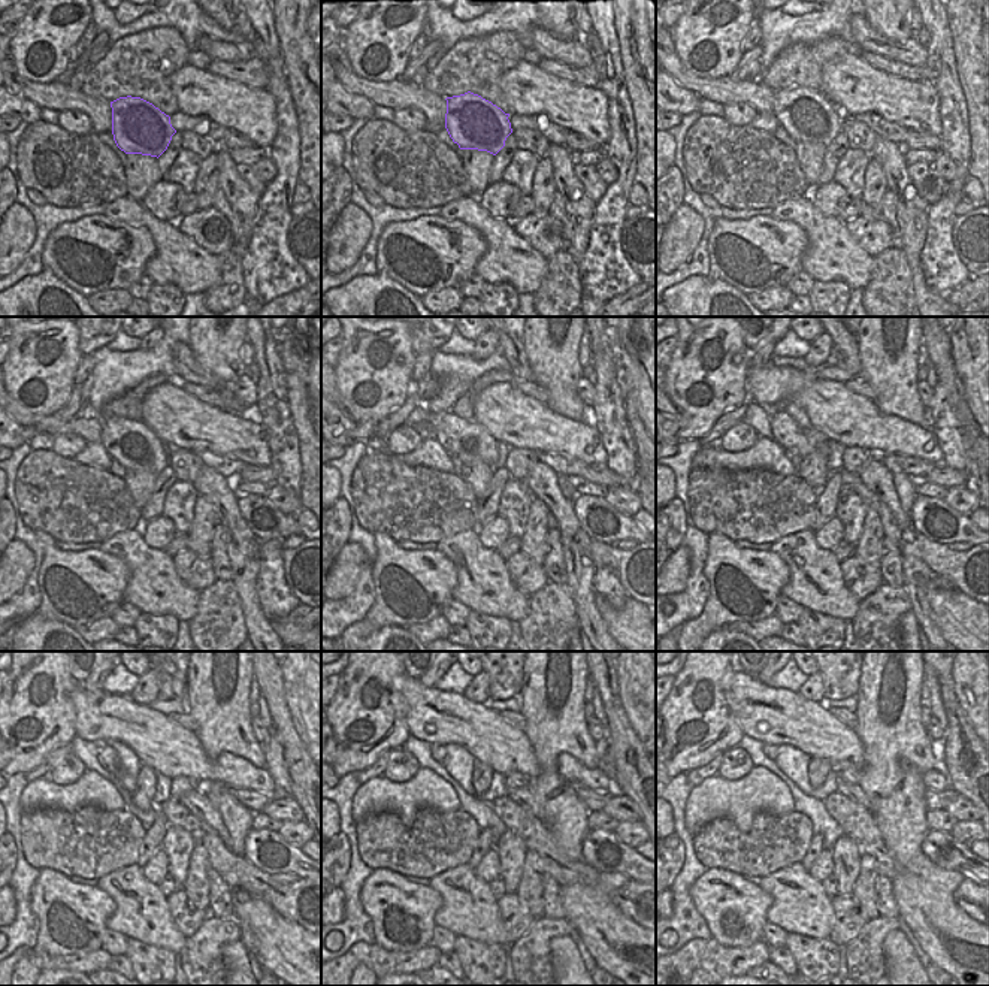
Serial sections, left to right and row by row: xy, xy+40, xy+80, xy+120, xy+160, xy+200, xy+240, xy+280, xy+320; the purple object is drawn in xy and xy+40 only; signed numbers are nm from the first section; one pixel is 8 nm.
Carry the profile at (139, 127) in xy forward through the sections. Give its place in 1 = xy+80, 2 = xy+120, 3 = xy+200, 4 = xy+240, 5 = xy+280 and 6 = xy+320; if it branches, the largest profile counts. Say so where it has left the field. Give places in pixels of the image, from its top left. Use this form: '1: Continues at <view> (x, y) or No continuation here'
1: Continues at xy+80 (805, 114)
2: Continues at xy+120 (130, 442)
3: Continues at xy+200 (788, 433)
4: Continues at xy+240 (108, 758)
5: Continues at xy+280 (438, 752)
6: Continues at xy+320 (770, 752)

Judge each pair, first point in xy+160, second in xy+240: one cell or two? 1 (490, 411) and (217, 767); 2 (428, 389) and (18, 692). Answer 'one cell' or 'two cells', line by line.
1: one cell
2: two cells

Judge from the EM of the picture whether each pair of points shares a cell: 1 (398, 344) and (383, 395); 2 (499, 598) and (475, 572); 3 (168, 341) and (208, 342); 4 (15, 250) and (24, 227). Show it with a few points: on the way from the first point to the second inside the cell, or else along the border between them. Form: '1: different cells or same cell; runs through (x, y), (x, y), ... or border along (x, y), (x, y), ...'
1: same cell; runs through (393, 356), (383, 369), (383, 383)
2: same cell; runs through (496, 592), (481, 578)
3: different cells; border along (188, 332), (190, 344)
4: same cell; runs through (15, 244), (18, 233)

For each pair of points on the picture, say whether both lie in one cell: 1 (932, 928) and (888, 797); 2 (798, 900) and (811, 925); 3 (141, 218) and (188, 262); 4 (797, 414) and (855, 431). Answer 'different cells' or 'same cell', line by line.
1: same cell
2: same cell
3: same cell
4: different cells

